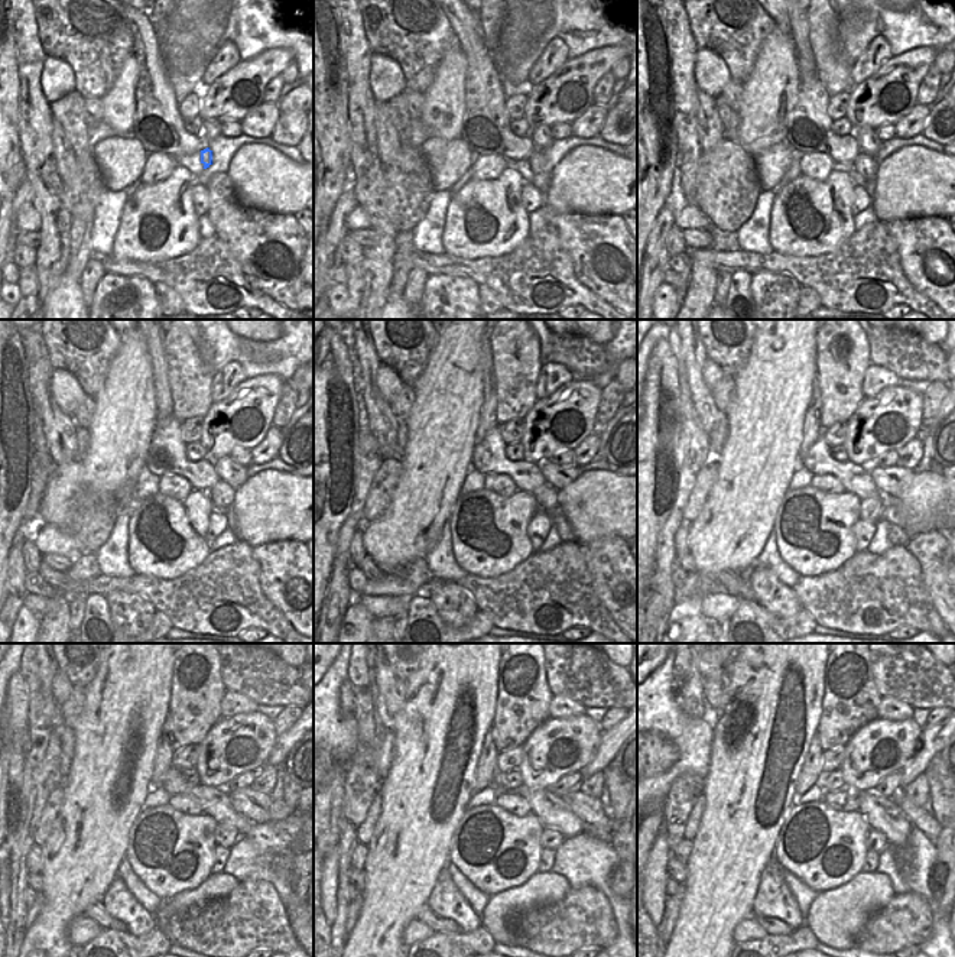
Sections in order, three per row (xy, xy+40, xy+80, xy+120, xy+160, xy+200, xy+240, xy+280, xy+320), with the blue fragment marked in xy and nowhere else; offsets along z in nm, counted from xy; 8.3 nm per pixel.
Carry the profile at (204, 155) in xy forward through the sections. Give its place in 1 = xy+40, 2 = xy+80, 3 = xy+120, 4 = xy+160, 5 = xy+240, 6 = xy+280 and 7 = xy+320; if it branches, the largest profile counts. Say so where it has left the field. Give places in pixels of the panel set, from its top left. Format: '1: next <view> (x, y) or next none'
1: next xy+40 (538, 162)
2: next xy+80 (867, 166)
3: next xy+120 (221, 495)
4: next xy+160 (545, 496)
5: next xy+240 (227, 836)
6: next xy+280 (551, 839)
7: next xy+320 (877, 842)

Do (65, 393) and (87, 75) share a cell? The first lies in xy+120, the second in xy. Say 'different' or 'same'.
different

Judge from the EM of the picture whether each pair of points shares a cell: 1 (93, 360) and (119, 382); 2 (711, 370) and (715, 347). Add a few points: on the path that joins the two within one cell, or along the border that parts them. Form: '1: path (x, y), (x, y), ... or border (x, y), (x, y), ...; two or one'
1: border (120, 340), (104, 385), (94, 398); two
2: border (707, 357), (724, 372); two

